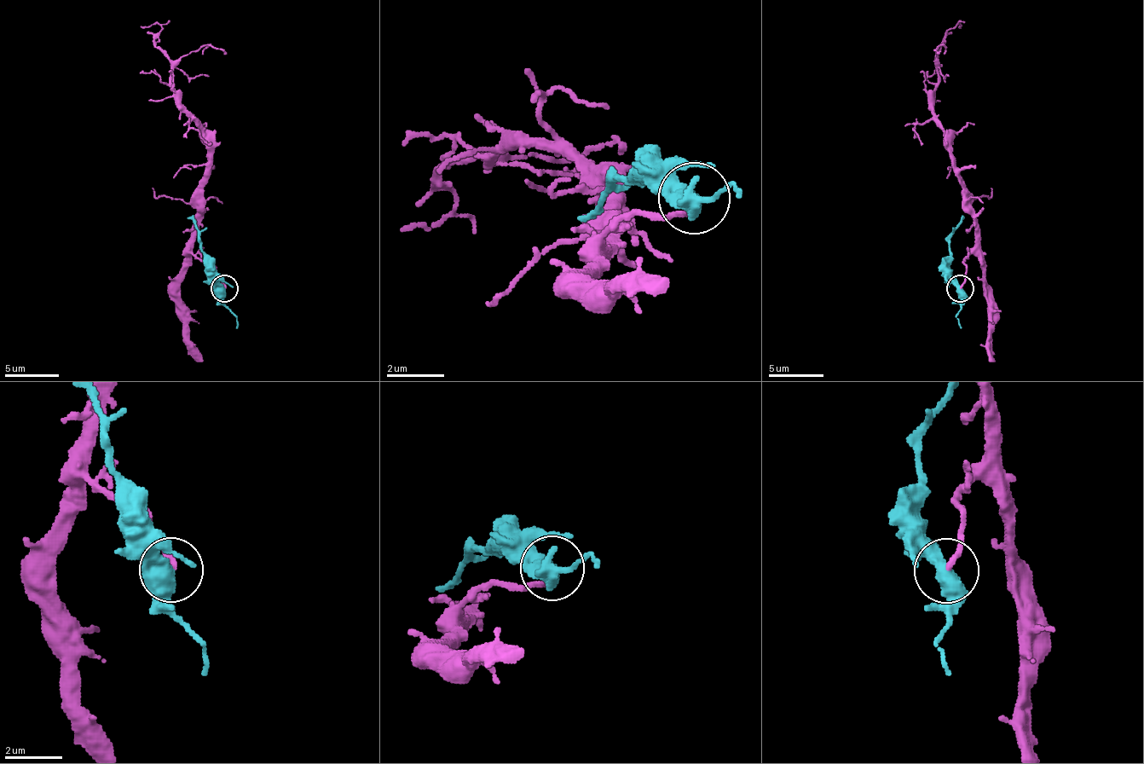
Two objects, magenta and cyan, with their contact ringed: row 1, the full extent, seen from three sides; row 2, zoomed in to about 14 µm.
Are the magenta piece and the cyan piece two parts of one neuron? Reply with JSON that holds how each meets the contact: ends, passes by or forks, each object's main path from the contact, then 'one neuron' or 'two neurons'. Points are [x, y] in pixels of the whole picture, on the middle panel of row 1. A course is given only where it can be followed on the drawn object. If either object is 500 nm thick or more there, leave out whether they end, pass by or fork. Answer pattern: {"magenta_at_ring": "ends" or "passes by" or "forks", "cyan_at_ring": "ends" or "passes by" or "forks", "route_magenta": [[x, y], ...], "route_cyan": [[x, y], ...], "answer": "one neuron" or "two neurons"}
{"route_magenta": [[696, 196], [605, 247], [603, 186], [515, 150], [455, 159], [456, 203], [398, 231]], "route_cyan": [[696, 196], [646, 175], [618, 176], [606, 198], [582, 219]], "answer": "two neurons"}

